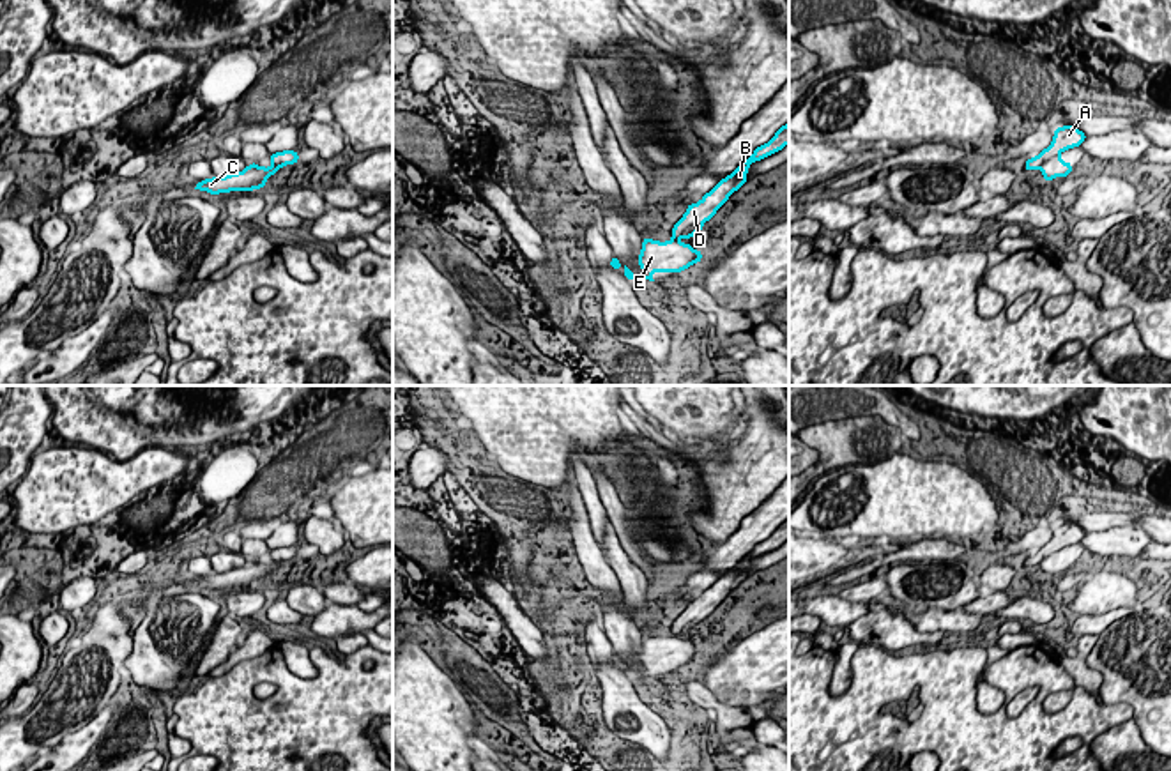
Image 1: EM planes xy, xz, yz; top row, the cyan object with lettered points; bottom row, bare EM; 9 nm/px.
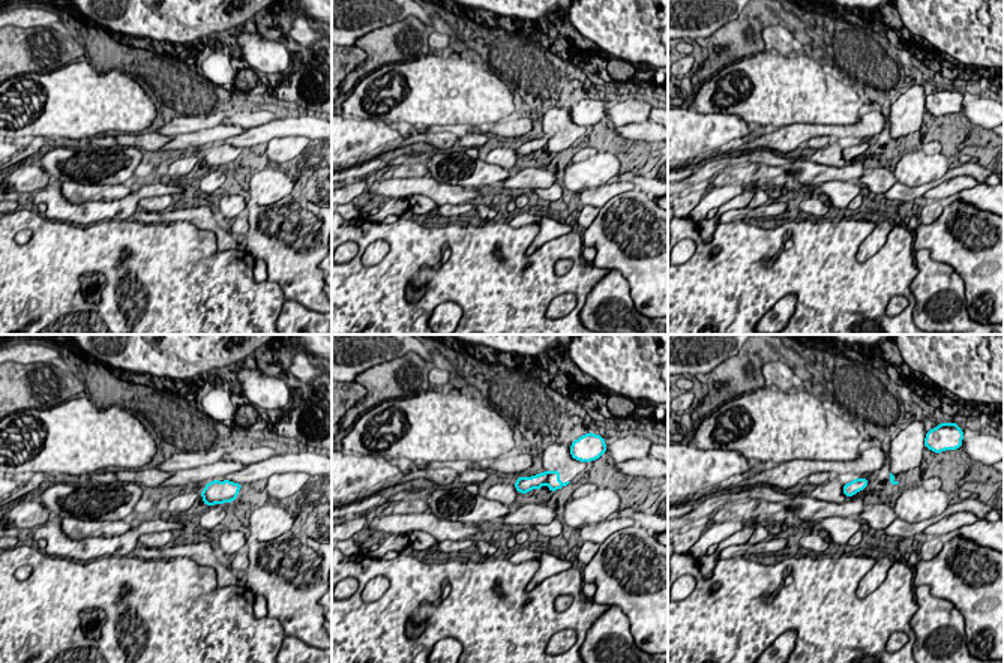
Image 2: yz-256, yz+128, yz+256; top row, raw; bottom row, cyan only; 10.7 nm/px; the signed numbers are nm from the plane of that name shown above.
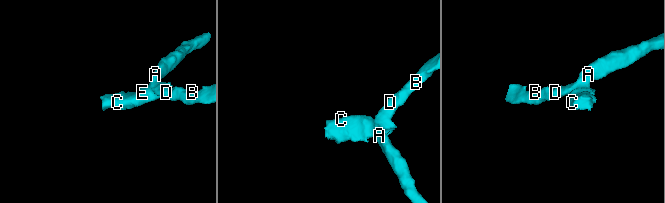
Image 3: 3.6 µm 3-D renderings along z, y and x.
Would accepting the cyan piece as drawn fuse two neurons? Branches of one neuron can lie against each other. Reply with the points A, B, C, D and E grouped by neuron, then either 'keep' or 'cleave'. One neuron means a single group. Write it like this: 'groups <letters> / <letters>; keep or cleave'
groups A B D / C E; cleave

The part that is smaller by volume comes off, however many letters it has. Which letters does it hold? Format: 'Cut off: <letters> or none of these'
Cut off: C, E

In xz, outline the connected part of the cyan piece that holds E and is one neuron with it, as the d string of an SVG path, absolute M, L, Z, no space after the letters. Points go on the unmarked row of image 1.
M646 633L637 654L637 660L642 663L642 670L633 670L626 661L623 665L624 674L630 677L639 674L654 677L651 672L653 668L681 668L697 658L702 658L702 647L693 645L692 640L677 637L660 638Z

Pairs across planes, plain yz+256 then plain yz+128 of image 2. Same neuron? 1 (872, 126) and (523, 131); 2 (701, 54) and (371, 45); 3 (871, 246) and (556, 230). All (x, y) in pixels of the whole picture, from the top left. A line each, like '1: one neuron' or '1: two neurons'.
1: one neuron
2: two neurons
3: one neuron

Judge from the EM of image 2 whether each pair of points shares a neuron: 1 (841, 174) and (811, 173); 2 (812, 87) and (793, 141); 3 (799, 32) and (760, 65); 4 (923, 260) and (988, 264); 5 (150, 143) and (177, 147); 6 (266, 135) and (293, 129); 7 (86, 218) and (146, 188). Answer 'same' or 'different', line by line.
1: same
2: different
3: different
4: different
5: different
6: same
7: same

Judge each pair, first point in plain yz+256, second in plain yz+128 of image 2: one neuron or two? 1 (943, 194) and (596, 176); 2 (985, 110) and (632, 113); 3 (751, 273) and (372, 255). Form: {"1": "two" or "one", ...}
{"1": "two", "2": "one", "3": "two"}

